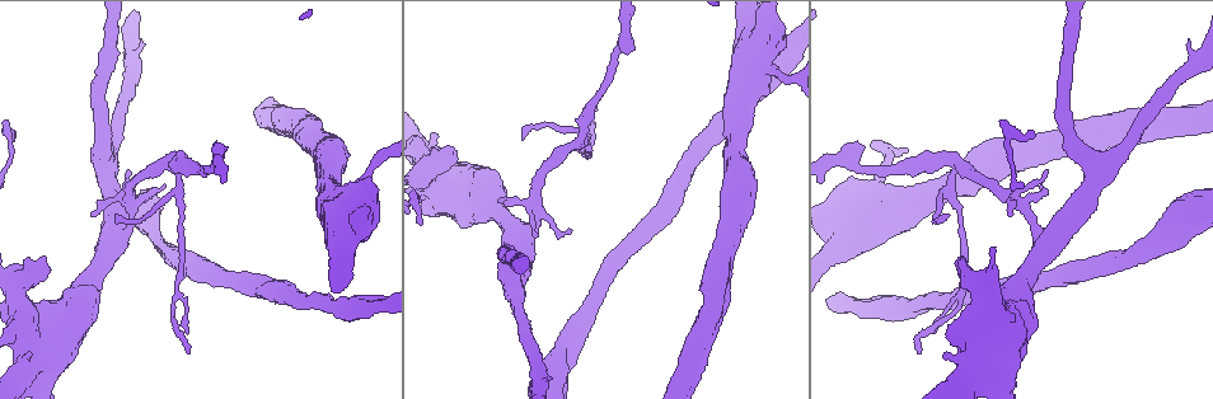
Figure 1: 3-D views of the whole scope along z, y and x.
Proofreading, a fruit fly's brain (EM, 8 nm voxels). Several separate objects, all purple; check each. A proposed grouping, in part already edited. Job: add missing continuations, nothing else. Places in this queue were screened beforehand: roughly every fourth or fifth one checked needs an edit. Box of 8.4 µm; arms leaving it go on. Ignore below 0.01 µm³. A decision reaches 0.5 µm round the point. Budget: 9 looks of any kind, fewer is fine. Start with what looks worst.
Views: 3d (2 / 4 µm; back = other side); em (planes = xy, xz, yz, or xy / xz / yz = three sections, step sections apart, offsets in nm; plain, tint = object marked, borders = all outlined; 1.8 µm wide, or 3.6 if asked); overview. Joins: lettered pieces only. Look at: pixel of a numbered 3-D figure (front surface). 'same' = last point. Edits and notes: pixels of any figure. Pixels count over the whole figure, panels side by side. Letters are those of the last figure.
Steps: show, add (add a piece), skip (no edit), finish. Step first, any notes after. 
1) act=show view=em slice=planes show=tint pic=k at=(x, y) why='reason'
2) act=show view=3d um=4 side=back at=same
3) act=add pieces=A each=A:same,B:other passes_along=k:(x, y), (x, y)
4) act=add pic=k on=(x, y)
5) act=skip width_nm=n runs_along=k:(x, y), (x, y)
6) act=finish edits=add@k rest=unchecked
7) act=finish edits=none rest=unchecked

act=show view=3d um=4 pic=1 at=(220, 147)

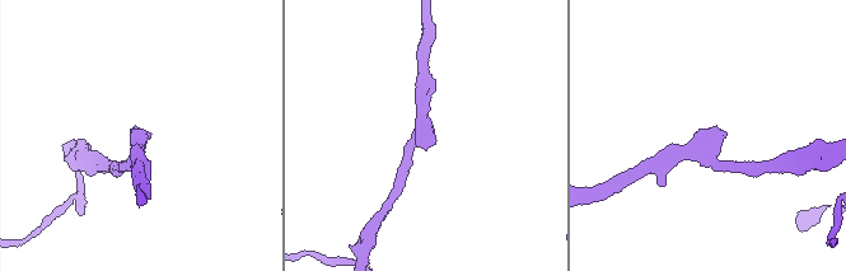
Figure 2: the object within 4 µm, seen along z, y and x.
act=show view=em slice=xy step=16 show=borders pic=2 at=(721, 131) arm_widths_nm=180,220

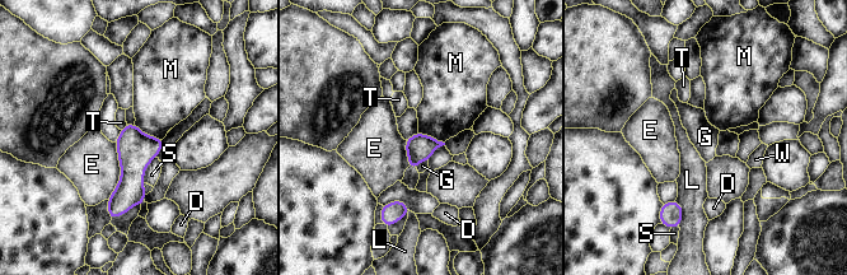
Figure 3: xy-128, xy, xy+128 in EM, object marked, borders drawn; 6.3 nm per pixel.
act=show view=em slice=xz step=16 show=borders at=same

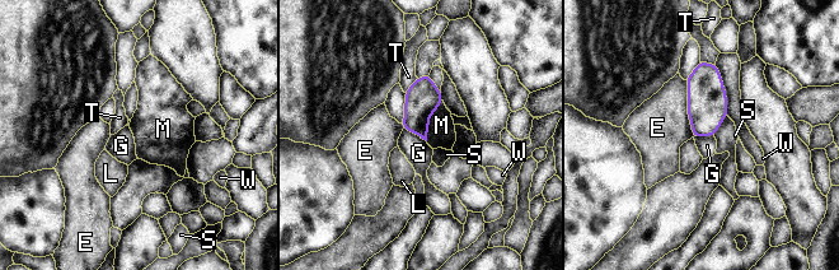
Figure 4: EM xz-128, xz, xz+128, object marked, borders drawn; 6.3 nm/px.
act=skip width_nm=180 each=E:other,G:other,L:other,M:other,S:other,T:other,W:other border=4:(443, 101), (430, 116), (426, 140) found='no lettered piece goes on from it'

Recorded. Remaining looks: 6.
act=show view=3d um=4 pic=1 at=(166, 185) why='an open end'

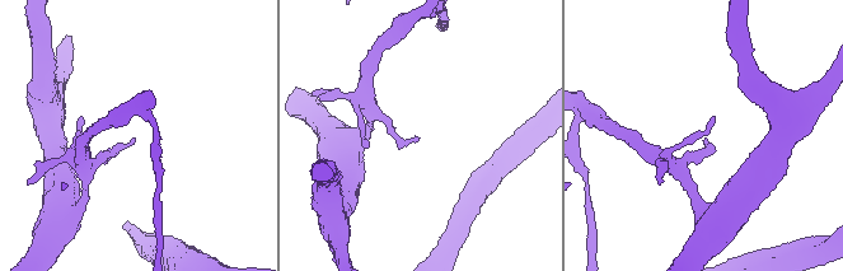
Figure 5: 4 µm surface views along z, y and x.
act=show view=em slice=xz step=4 show=tint pic=5 at=(133, 139)

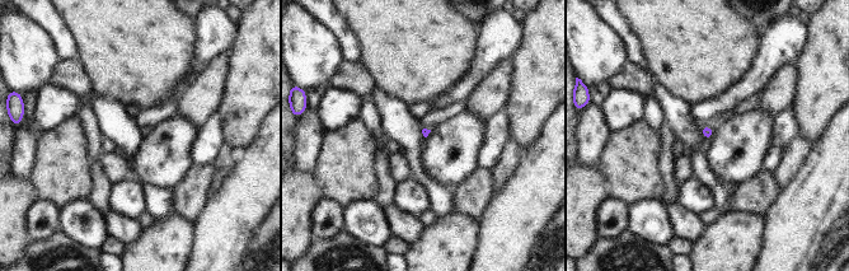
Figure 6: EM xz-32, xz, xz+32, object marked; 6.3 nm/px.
act=show view=em slice=planes show=borders at=same

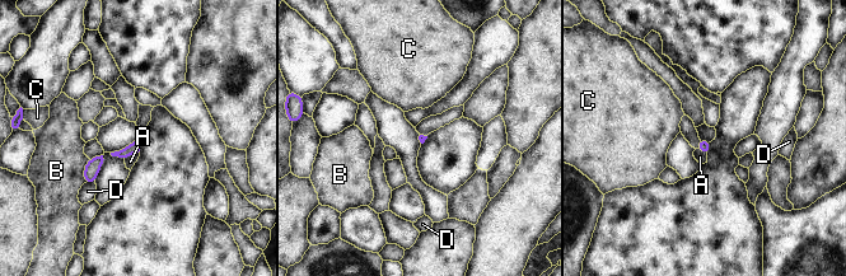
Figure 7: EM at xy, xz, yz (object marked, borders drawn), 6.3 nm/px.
act=skip longest_contact=B:160nm each=A:other,B:other,C:other,D:other border=7:(139, 150), (125, 159) found='none of them fits'

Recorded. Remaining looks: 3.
act=show view=em slice=xz step=16 show=tint pic=1 at=(499, 199)

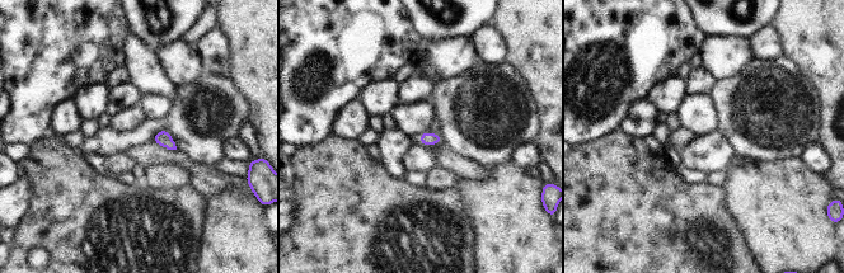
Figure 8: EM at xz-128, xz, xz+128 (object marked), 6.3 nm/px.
act=show view=em slice=planes show=borders at=same

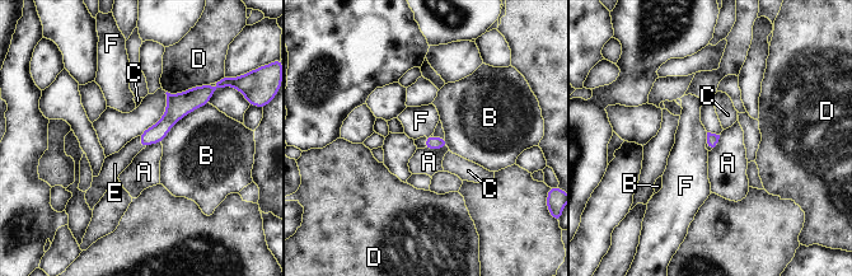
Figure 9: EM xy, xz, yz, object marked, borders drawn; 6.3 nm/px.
act=add pieces=E each=A:other,B:other,C:other,D:other,E:same,F:other passes_along=9:(155, 134), (140, 143), (115, 164) found='the neuron continues'

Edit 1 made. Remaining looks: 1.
act=finish edits=add@9 rest=unchecked

